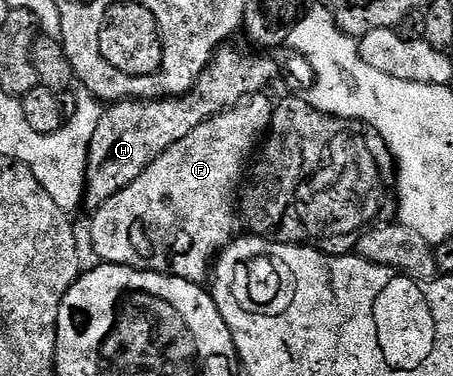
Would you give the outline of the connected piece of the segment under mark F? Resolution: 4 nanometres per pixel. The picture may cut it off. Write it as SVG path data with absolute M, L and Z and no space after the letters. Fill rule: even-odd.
M256 95L236 105L235 108L228 109L225 113L219 113L217 116L209 118L201 127L197 127L189 135L185 135L185 139L181 139L176 145L169 147L169 151L165 151L143 174L137 179L133 179L133 183L129 183L121 191L117 191L117 195L113 195L101 208L94 210L92 217L95 218L91 221L91 245L95 248L96 255L99 256L98 260L108 265L124 265L130 269L143 269L146 273L166 273L169 277L180 277L186 281L194 281L196 283L206 282L205 279L207 277L208 280L209 270L212 268L217 254L226 249L236 236L237 193L235 197L235 188L238 187L239 180L241 180L240 185L244 180L245 170L248 168L249 162L256 152L257 144L255 145L255 140L257 140L258 137L260 140L261 134L271 124L272 108L273 101L270 101L267 95Z

